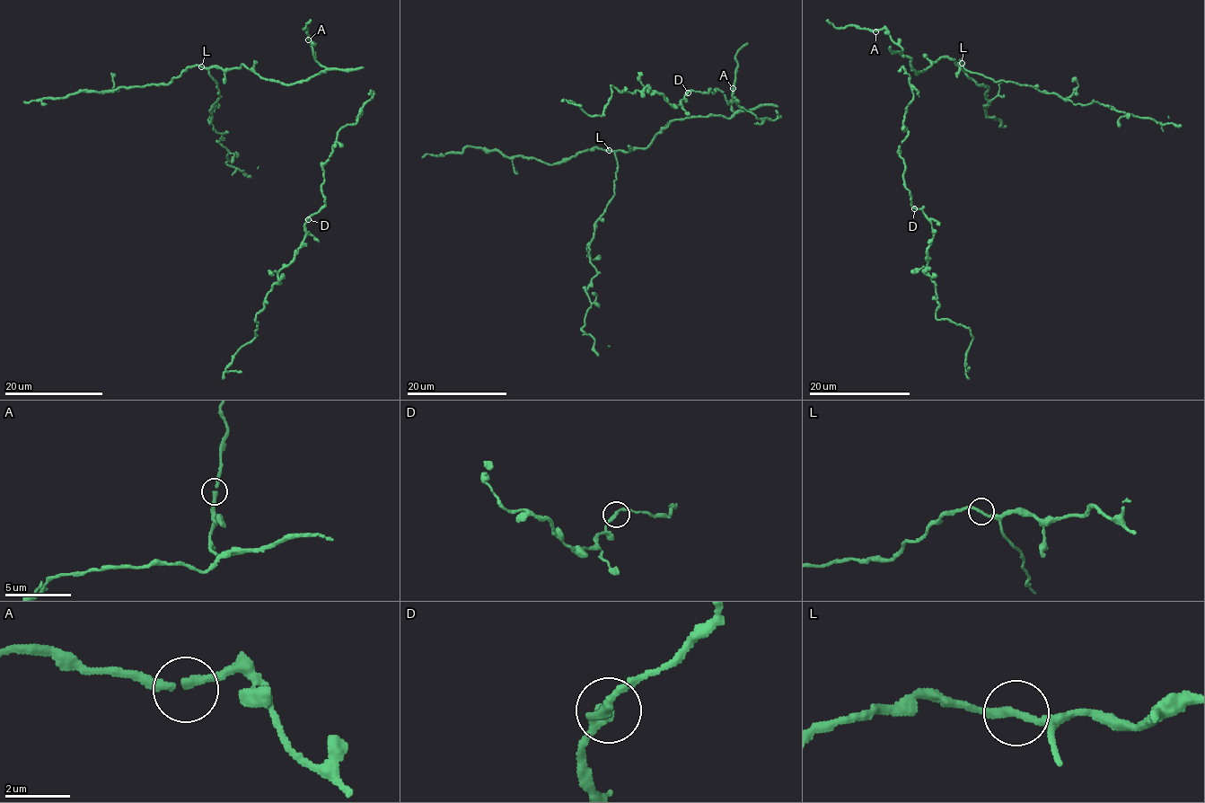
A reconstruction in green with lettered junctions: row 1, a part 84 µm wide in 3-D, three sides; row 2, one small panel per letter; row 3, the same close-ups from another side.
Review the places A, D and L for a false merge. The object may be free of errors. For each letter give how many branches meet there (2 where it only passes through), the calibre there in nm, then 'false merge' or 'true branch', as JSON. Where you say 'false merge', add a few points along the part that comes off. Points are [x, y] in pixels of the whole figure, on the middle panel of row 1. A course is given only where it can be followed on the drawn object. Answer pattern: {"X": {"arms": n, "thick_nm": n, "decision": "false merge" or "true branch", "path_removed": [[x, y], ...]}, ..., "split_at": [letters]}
{"A": {"arms": 2, "thick_nm": 240, "decision": "true branch"}, "D": {"arms": 2, "thick_nm": 220, "decision": "true branch"}, "L": {"arms": 2, "thick_nm": 240, "decision": "true branch"}, "split_at": []}

